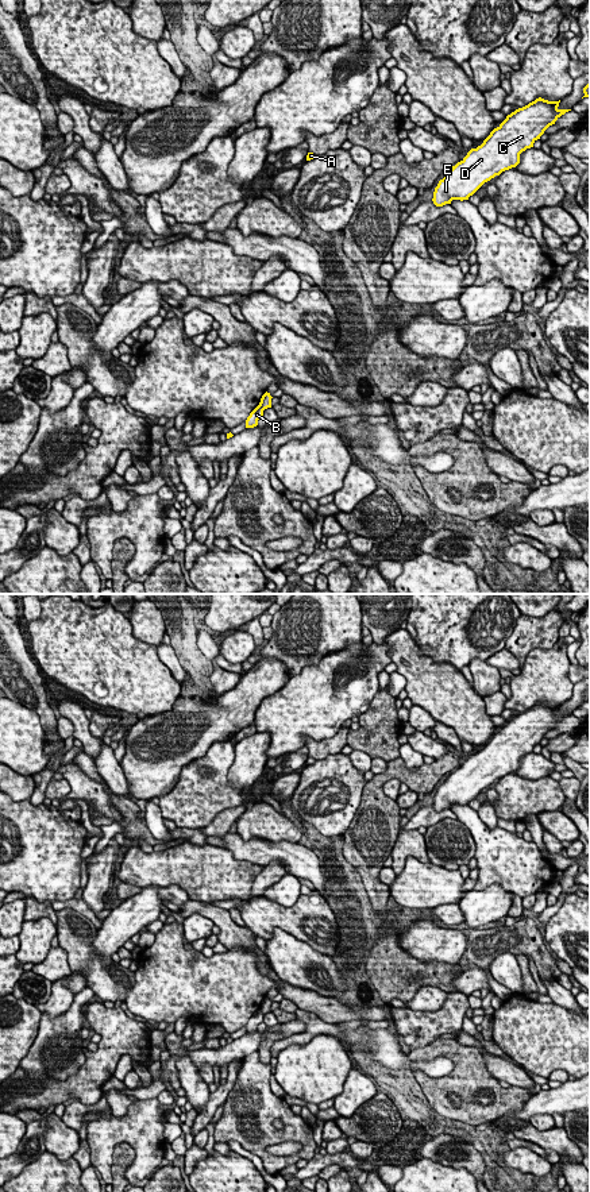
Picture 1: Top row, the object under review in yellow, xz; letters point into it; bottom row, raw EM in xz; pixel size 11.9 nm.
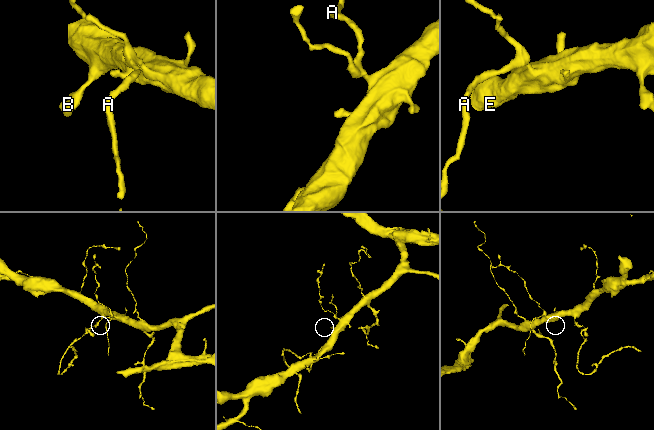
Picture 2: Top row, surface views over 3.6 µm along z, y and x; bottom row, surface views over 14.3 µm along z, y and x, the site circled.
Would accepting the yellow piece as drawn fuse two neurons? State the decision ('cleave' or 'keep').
cleave

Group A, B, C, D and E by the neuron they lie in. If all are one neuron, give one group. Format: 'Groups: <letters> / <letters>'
Groups: A C D E / B

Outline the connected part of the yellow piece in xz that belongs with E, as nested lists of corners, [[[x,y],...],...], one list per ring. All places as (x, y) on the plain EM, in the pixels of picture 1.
[[[541,702],[516,714],[494,733],[477,753],[458,767],[439,786],[433,809],[443,811],[452,805],[468,805],[485,787],[520,768],[520,759],[533,752],[544,736],[571,714],[559,714],[559,706]]]

